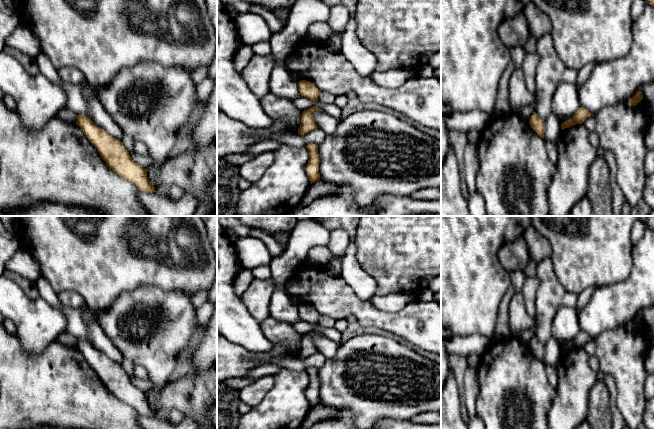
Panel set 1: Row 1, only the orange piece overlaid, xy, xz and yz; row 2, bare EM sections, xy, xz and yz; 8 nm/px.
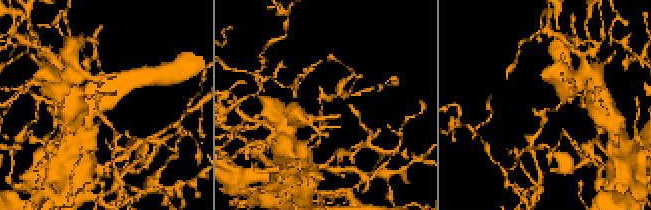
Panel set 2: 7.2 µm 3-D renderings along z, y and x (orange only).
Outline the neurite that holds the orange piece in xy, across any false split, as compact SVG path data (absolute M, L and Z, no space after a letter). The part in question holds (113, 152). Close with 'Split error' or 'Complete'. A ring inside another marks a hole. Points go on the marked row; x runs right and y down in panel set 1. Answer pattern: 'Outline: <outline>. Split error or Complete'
Outline: M77 115L76 124L97 148L106 164L119 176L133 183L139 191L153 193L146 169L132 160L123 143L97 126L90 118Z. Complete

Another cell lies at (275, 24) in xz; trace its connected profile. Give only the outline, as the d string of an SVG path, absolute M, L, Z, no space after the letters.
M251 4L250 12L260 14L267 22L273 34L280 32L286 26L286 22L281 21L273 12L257 4Z

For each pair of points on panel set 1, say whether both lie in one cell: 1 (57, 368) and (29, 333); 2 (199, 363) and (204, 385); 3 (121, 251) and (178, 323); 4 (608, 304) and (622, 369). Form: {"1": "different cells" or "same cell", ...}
{"1": "different cells", "2": "different cells", "3": "different cells", "4": "different cells"}

